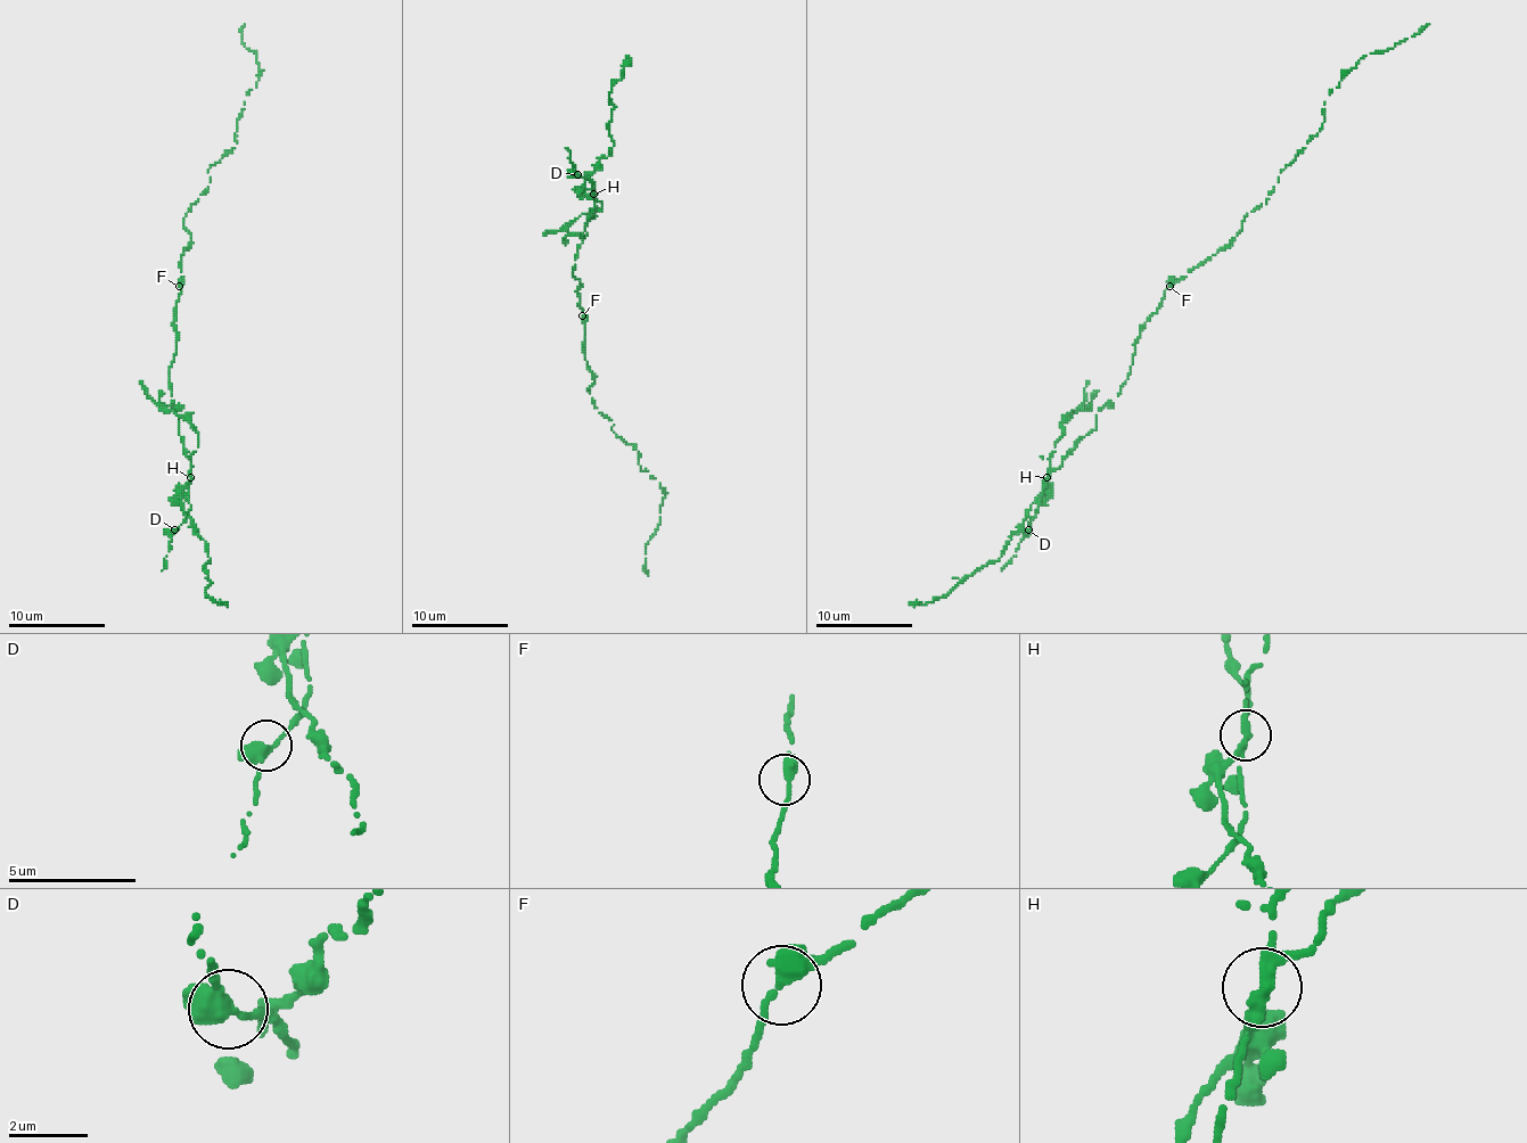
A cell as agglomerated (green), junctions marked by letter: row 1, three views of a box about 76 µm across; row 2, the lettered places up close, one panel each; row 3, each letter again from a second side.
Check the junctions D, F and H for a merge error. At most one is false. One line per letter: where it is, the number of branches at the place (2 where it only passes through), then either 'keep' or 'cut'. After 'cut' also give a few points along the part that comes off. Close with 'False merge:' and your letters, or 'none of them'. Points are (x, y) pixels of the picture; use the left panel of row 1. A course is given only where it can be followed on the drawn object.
D: place (174, 529); branches 3; keep
F: place (179, 286); branches 2; keep
H: place (190, 477); branches 3; cut; course (190, 478), (181, 502), (190, 527), (207, 544), (211, 561), (205, 566), (211, 581), (205, 592), (224, 605)
False merge: H

